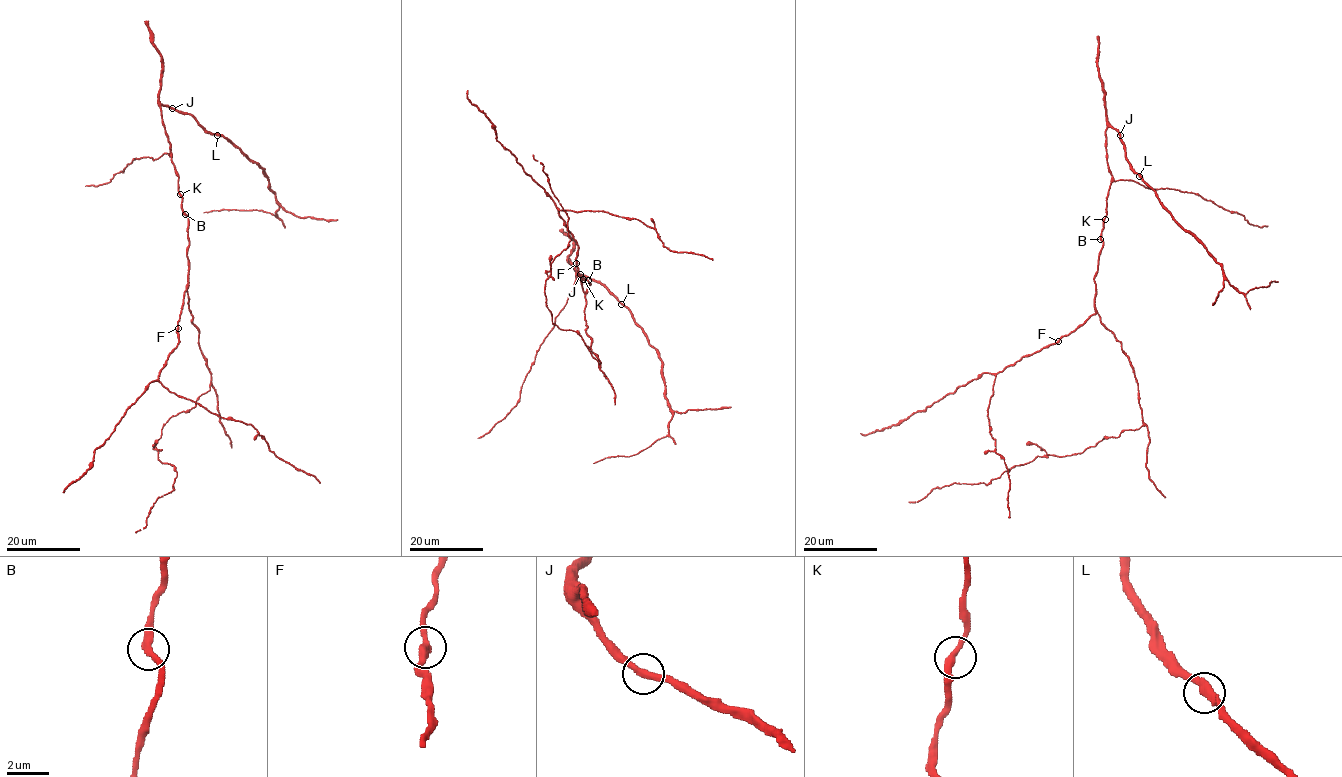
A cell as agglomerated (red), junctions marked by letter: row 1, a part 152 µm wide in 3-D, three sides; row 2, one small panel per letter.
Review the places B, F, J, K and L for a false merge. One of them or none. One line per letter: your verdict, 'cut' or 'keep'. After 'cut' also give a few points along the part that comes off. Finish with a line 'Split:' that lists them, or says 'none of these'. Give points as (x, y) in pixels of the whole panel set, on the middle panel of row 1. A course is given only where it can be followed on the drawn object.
B: keep
F: keep
J: keep
K: keep
L: keep
Split: none of these

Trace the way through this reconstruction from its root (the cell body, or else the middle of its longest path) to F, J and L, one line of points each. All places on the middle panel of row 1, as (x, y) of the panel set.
F: (589, 285), (587, 283), (587, 292), (583, 291), (577, 263)
J: (589, 285), (585, 278), (582, 280), (583, 276), (576, 277), (570, 259), (580, 274)
L: (589, 285), (585, 278), (582, 280), (583, 276), (576, 277), (570, 259), (577, 272), (605, 285), (621, 304)

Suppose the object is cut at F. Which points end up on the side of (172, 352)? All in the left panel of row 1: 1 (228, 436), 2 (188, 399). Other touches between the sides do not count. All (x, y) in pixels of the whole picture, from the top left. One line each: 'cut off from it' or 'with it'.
1: cut off from it
2: with it

